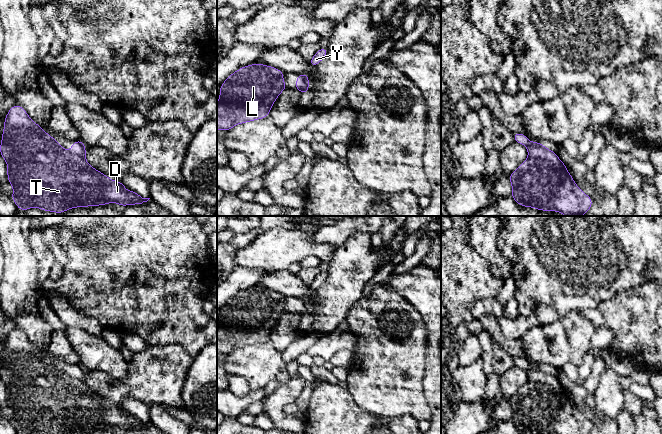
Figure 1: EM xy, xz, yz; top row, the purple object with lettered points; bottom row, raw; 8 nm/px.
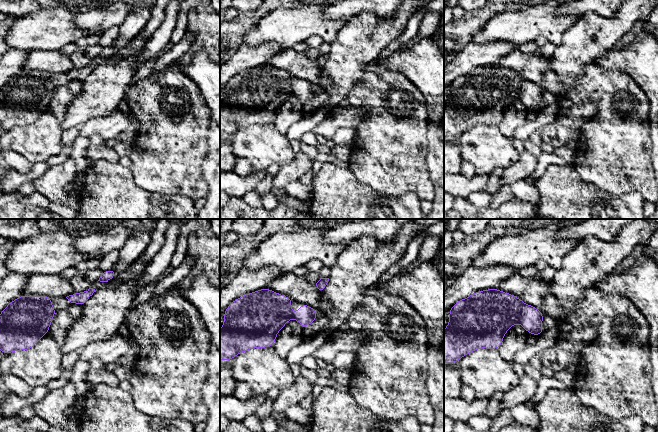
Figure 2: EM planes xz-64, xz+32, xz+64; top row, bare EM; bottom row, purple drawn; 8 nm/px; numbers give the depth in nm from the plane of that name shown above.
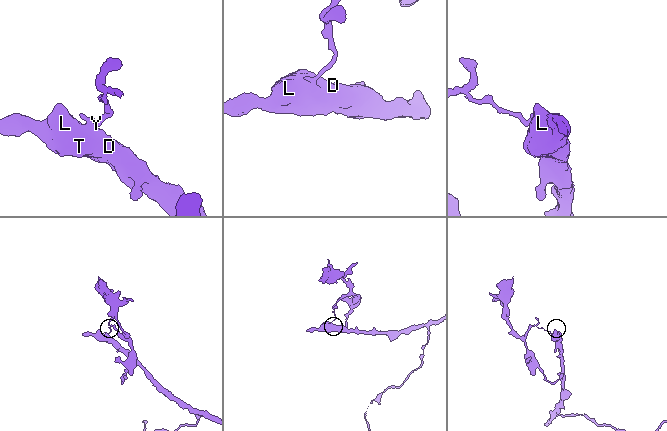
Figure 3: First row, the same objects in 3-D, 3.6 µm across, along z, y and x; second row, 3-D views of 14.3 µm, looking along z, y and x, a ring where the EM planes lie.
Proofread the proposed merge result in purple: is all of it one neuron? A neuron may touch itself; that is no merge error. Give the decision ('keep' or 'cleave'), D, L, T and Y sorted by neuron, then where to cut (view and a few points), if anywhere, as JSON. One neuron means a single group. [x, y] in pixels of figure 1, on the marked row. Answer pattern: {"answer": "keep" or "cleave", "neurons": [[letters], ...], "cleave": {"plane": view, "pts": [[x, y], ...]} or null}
{"answer": "cleave", "neurons": [["D", "L", "T"], ["Y"]], "cleave": {"plane": "yz", "pts": [[531, 142], [527, 146]]}}

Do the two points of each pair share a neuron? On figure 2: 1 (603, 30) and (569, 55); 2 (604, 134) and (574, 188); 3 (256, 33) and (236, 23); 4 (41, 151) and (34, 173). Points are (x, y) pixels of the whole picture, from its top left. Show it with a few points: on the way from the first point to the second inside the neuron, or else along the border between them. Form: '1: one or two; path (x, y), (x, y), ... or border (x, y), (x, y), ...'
1: one; path (595, 32), (577, 48)
2: two; border (572, 167), (582, 179), (595, 185), (600, 190)
3: two; border (266, 14), (244, 34), (242, 42)
4: two; border (46, 161), (40, 161), (32, 165)

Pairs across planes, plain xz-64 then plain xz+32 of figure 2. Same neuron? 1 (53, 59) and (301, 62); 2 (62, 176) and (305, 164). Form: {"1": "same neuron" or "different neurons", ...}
{"1": "same neuron", "2": "same neuron"}

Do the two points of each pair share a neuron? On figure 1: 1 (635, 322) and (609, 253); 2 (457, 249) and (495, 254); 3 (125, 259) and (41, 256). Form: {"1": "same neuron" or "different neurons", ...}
{"1": "different neurons", "2": "different neurons", "3": "different neurons"}

